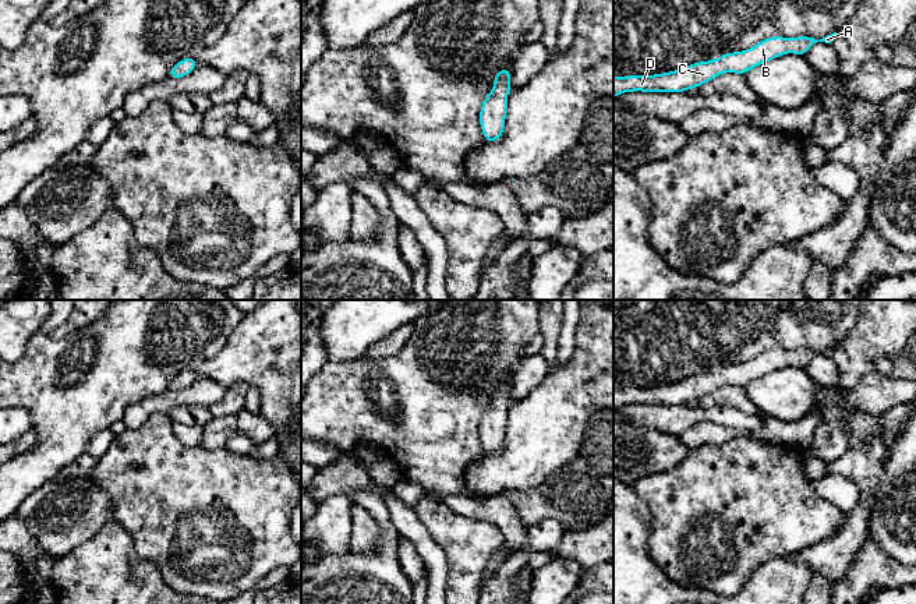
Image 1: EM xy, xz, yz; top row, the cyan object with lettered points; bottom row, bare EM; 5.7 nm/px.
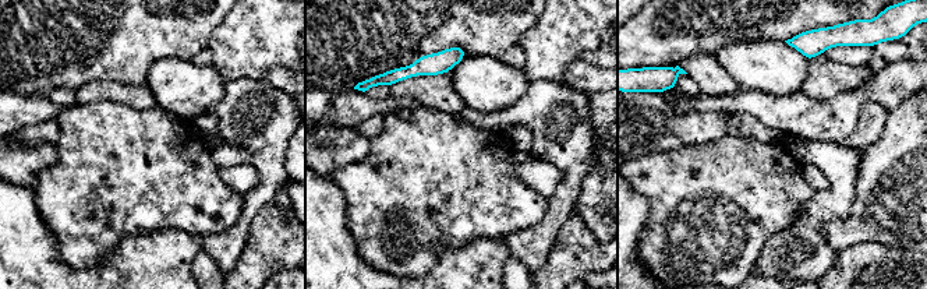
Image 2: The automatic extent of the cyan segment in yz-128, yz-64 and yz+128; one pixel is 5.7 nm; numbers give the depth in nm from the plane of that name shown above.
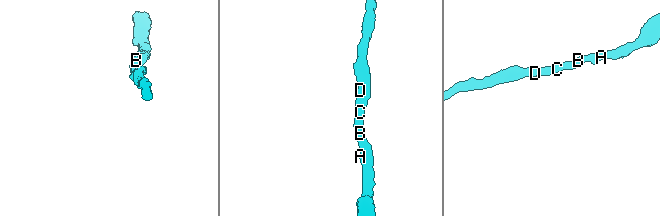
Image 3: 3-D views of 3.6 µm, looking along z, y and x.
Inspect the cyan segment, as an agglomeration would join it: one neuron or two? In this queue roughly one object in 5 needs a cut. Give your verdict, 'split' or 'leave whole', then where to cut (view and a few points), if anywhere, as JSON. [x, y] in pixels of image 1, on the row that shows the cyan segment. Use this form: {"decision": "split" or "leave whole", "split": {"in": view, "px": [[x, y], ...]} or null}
{"decision": "leave whole", "split": null}

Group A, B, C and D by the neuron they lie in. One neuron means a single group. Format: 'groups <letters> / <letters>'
groups A B C D

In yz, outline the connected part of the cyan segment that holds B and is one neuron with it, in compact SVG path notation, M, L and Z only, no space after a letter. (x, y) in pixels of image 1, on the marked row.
M837 32L817 40L811 36L771 36L747 50L725 53L715 60L697 61L683 68L654 75L613 77L613 98L623 92L686 92L700 88L722 73L743 75L749 70L786 53L804 56L817 42L831 43Z

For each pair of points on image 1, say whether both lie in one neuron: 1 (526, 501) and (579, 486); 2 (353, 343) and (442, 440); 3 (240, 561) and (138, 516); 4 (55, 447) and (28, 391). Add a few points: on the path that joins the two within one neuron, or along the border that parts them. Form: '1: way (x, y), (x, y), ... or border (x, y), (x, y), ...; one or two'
1: way (538, 501), (566, 495); one
2: border (364, 355), (356, 359), (332, 361); two
3: way (215, 536), (195, 516), (163, 516); one
4: way (55, 433), (55, 417), (42, 405); one

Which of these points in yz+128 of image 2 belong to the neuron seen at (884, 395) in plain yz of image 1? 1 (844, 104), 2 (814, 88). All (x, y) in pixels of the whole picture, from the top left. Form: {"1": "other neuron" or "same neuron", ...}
{"1": "other neuron", "2": "same neuron"}

